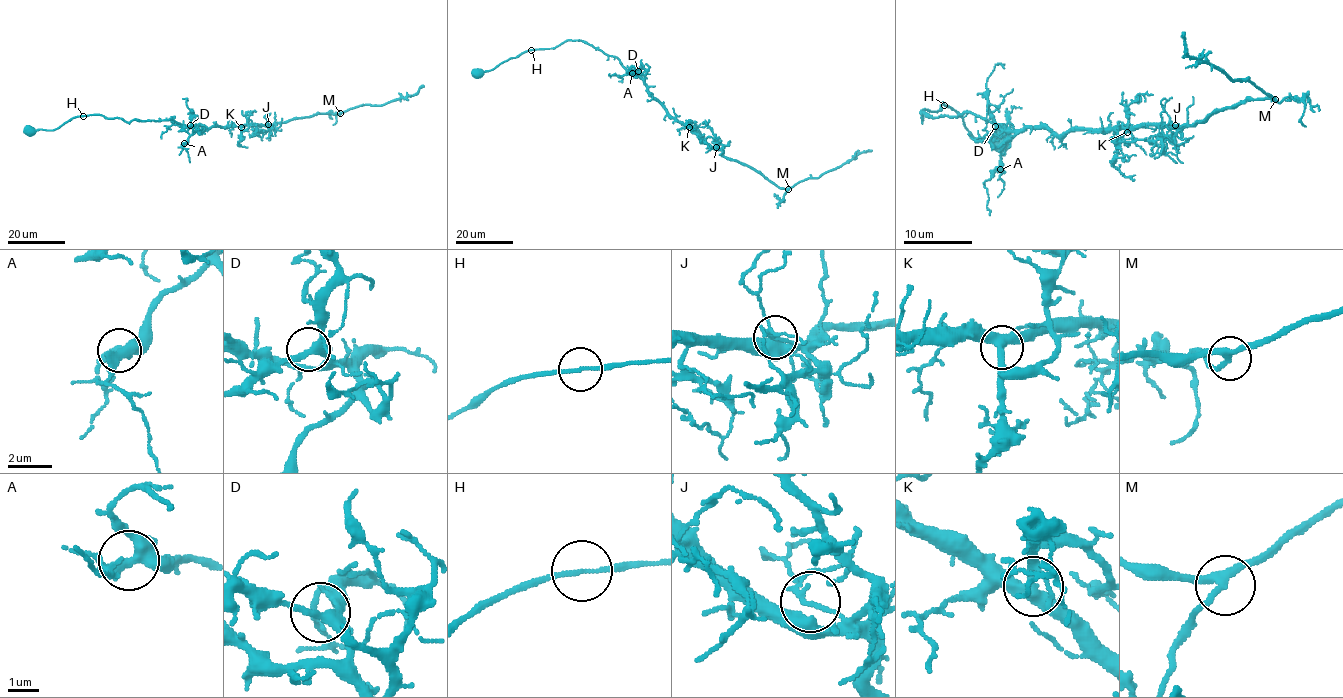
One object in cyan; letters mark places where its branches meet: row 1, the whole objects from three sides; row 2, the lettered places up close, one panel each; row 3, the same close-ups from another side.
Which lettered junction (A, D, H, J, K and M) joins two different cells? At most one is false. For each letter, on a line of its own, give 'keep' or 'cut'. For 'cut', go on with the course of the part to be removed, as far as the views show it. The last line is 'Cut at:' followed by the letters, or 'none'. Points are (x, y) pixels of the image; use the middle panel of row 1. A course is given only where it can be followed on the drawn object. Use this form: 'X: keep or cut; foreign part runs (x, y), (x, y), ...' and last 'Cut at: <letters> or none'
A: keep
D: keep
H: keep
J: keep
K: keep
M: keep
Cut at: none

